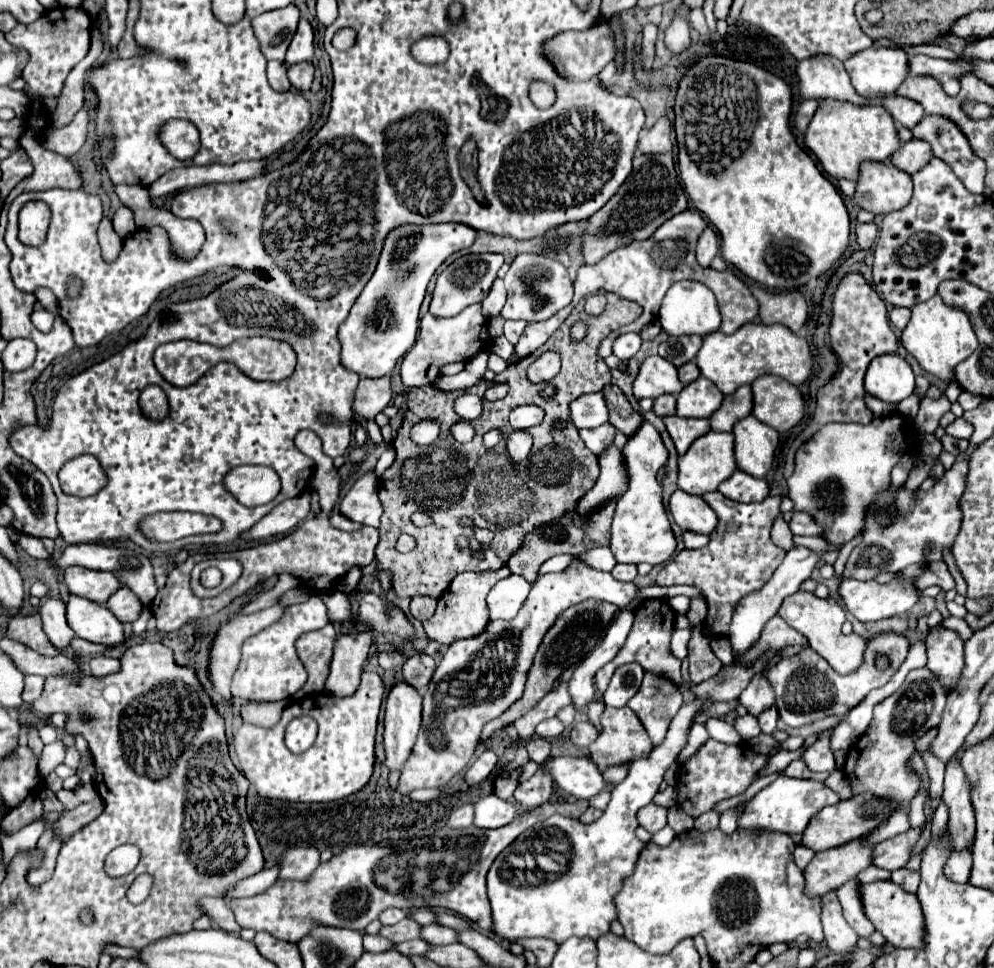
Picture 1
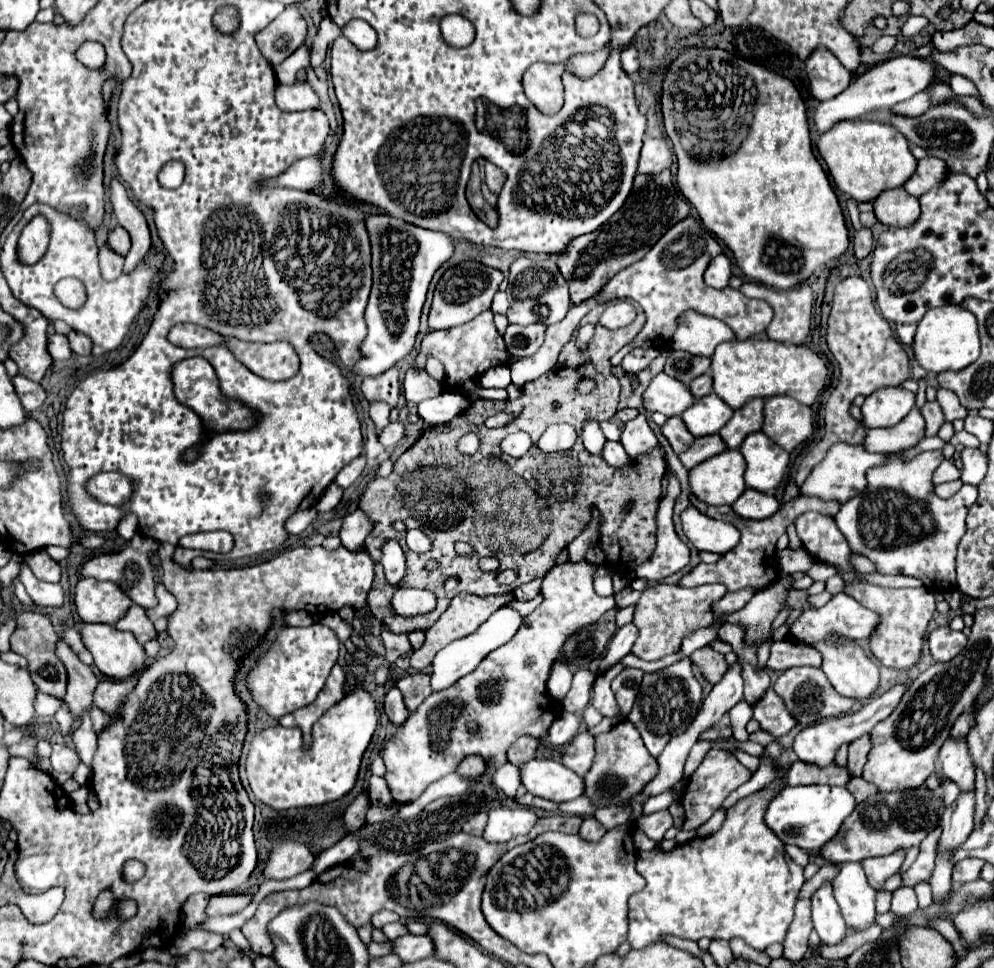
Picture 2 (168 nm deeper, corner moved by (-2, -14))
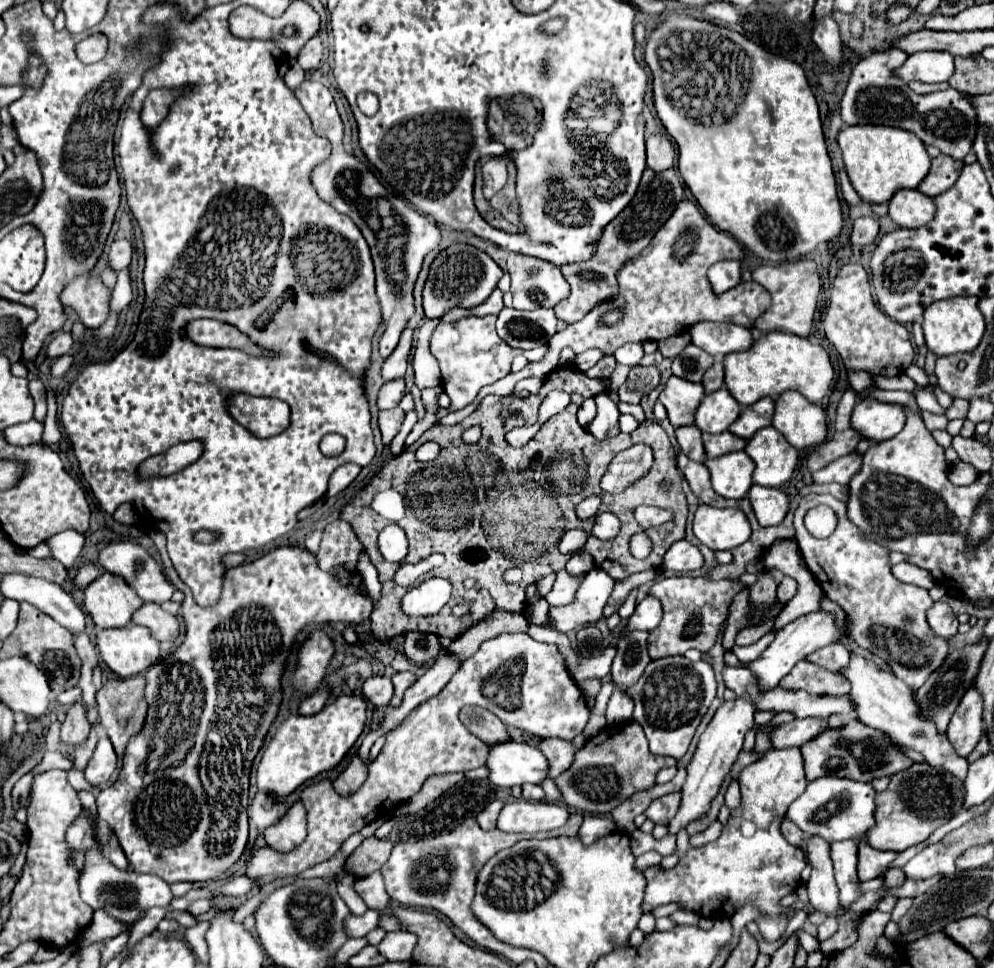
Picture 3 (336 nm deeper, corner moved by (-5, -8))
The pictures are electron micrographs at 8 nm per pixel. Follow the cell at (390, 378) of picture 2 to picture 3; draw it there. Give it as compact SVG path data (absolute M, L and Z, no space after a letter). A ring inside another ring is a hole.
M406 328L400 336L400 342L396 346L396 350L384 360L382 366L382 376L384 380L394 380L394 378L402 378L406 374L406 366L408 366L408 356L412 350L412 330Z

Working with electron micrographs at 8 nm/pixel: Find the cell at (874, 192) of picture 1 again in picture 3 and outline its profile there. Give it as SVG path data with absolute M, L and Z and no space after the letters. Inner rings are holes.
M898 190L888 206L890 218L902 228L918 228L934 218L934 200L920 190Z

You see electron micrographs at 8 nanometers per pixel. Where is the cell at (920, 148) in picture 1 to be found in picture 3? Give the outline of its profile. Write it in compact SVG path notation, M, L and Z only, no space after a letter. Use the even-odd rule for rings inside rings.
M940 154L938 158L932 160L930 174L924 178L918 190L930 198L950 190L950 186L954 186L954 182L958 180L958 174L962 172L962 166L964 162L958 162L946 154Z

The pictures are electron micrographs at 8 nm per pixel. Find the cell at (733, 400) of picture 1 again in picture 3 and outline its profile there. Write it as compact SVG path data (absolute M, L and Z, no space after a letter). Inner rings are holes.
M762 398L756 404L752 404L750 408L742 410L742 418L738 418L734 426L730 426L730 432L738 434L744 440L750 440L756 430L772 424L772 416L774 416L774 400Z

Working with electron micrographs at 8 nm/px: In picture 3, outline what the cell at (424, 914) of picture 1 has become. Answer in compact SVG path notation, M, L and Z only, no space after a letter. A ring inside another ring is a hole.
M366 910L362 916L350 914L350 918L346 918L346 936L348 938L362 938L376 926L378 926L378 912L376 910Z

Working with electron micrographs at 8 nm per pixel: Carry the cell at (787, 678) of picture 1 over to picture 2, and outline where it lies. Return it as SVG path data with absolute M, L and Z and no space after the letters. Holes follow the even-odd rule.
M789 668L777 678L777 682L773 684L773 690L783 698L787 710L791 712L791 716L795 716L795 722L799 726L811 726L817 722L817 718L843 716L853 708L851 698L839 696L831 688L831 684L821 668Z

